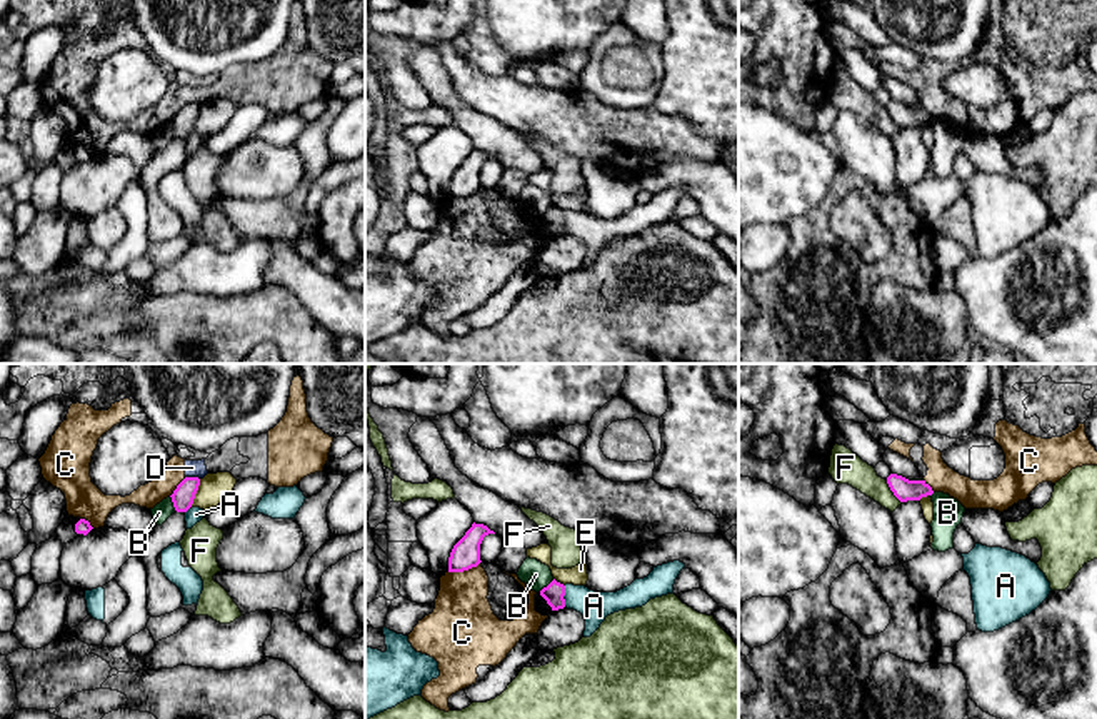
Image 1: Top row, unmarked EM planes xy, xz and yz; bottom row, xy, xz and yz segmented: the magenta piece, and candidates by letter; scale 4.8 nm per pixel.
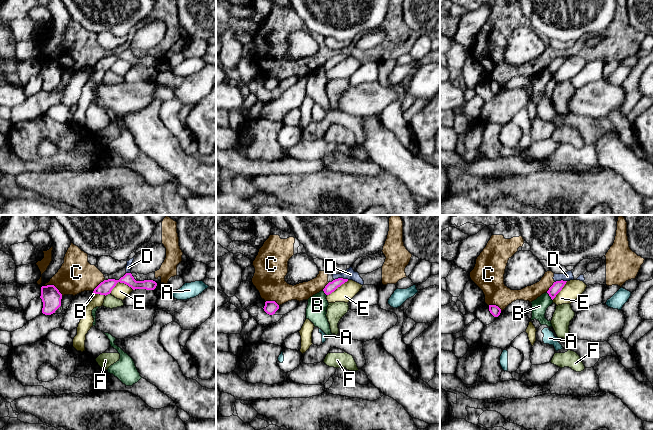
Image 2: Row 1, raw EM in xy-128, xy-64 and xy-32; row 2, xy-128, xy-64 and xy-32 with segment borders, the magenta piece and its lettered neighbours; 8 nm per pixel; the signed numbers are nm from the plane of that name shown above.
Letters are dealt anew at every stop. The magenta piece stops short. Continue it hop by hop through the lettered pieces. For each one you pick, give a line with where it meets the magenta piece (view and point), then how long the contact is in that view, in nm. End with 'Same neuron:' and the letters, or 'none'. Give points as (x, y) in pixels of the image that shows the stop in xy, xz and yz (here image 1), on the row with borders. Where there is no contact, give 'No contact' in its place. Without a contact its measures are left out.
Same neuron: none

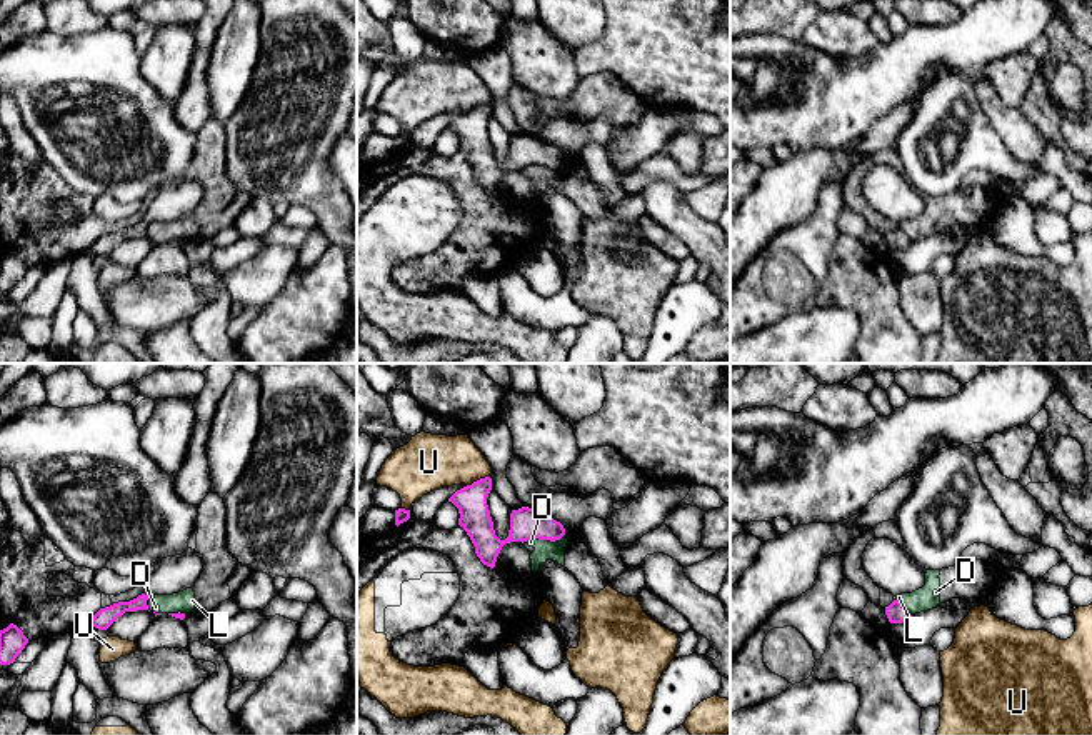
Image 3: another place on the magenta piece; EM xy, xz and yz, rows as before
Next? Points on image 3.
Same neuron: none

